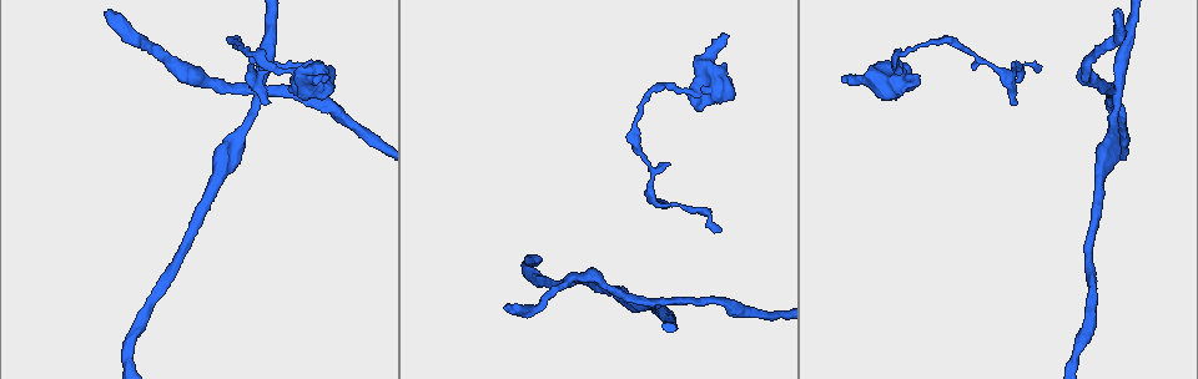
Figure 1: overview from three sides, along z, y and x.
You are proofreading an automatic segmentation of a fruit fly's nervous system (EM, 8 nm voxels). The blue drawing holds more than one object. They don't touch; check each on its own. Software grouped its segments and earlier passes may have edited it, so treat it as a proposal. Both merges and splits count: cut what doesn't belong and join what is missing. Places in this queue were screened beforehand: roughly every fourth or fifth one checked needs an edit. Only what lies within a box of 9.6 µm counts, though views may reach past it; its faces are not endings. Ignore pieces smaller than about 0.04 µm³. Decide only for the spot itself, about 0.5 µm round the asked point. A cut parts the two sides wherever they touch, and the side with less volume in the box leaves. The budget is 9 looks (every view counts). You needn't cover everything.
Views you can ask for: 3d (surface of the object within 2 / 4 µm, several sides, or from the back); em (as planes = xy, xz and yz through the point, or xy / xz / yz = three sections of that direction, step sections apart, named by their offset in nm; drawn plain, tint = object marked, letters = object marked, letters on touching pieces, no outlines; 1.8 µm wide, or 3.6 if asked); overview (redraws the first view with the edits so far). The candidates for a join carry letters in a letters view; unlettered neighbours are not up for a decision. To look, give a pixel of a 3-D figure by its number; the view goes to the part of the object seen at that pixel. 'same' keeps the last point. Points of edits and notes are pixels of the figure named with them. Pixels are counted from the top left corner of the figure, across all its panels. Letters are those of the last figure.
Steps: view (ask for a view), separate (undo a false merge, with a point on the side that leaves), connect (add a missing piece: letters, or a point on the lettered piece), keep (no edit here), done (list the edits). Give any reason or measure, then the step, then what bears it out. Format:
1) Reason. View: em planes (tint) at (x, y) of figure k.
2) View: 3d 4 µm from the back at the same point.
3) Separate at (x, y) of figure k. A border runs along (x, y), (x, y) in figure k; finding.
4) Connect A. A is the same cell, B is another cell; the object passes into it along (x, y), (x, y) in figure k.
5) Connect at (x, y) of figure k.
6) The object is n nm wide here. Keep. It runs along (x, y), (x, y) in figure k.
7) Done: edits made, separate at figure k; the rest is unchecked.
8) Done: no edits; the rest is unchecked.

An open end. View: em planes (letters) at (1039, 69) of figure 1.

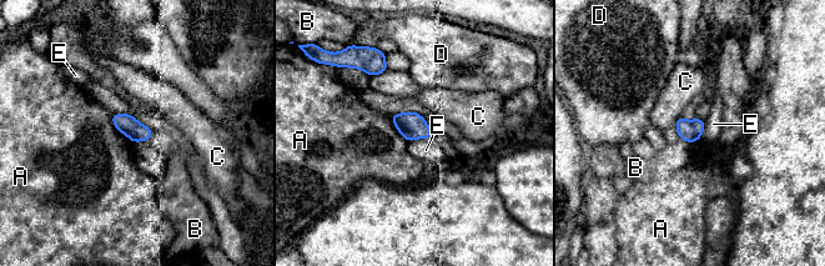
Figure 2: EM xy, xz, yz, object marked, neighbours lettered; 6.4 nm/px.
The longest contact is with A, 240 nm. Keep. A, B, C, D and E are other cells; a border runs along (429, 137), (413, 139), (408, 142) in figure 2; none of them fits.

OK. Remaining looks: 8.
Branch stops here. View: 3d 4 µm at (511, 306) of figure 1.

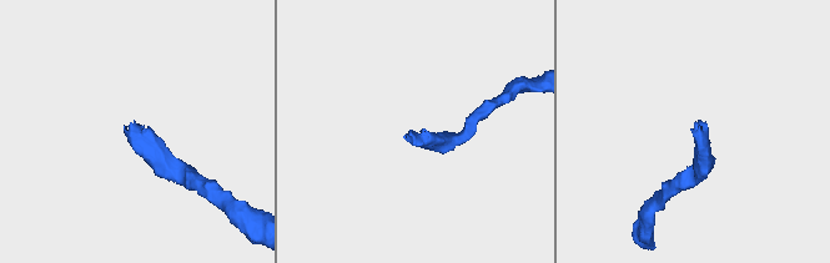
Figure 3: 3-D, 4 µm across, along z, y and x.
View: em xy step 16 (tint) at (414, 137) of figure 3.

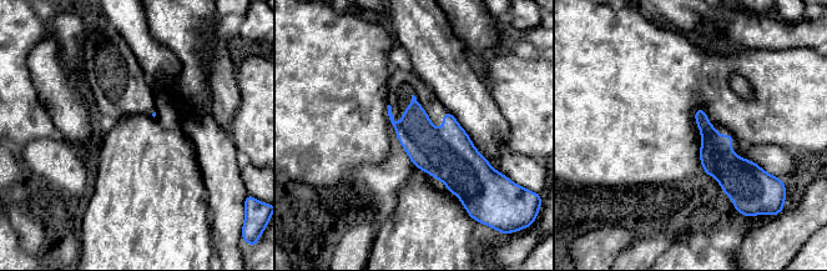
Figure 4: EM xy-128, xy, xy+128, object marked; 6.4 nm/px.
Another direction. View: em planes (letters) at the same point.

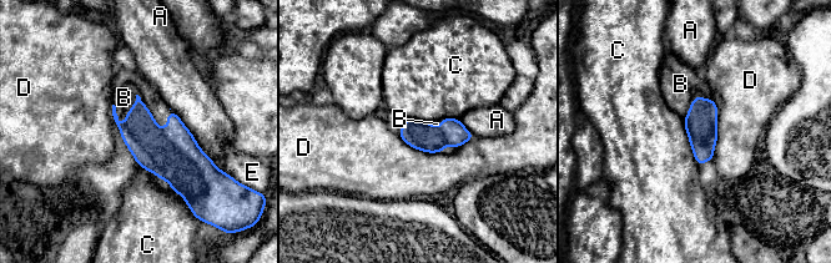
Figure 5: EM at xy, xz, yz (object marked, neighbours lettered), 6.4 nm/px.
Connect at (124, 97) of figure 5. B is the same cell, A, C, D and E are other cells; the neuron continues.

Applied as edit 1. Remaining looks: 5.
View: overview.

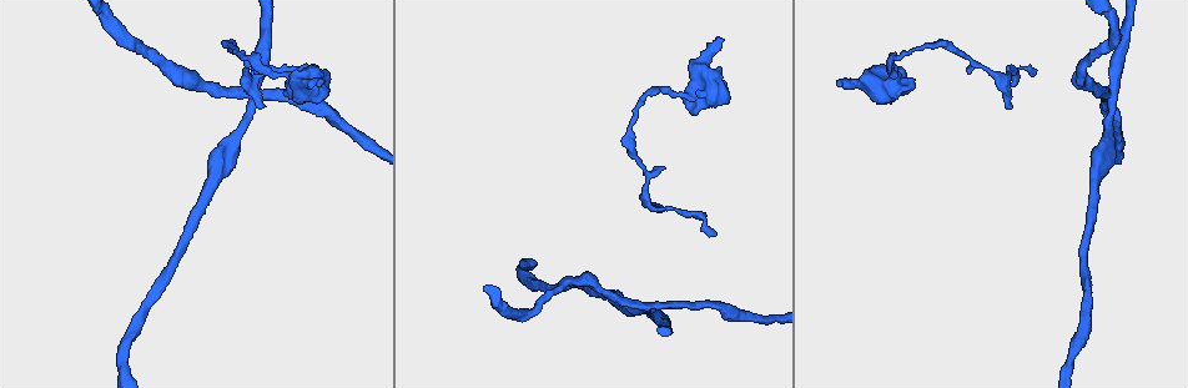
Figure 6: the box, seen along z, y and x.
Four or more arms meet. View: em planes (plain) at (249, 98) of figure 6.

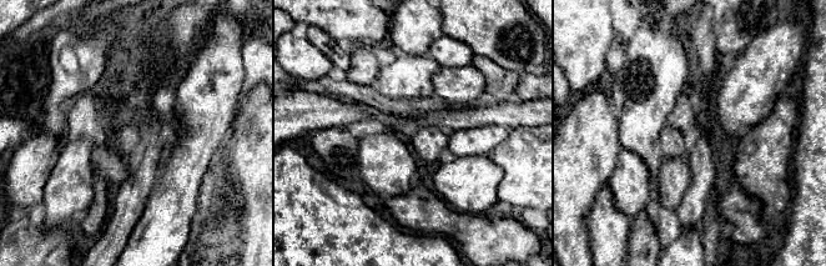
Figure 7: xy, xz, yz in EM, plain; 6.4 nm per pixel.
See the neighbours. View: em planes (letters) at the same point.

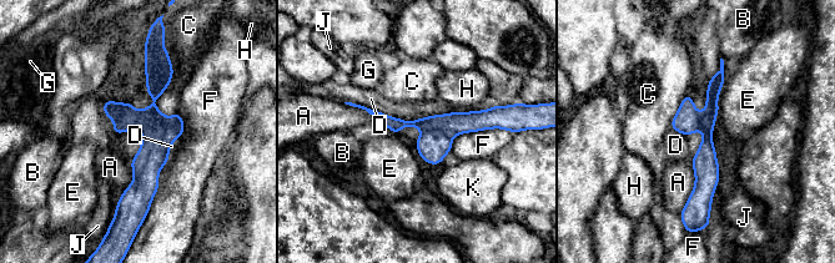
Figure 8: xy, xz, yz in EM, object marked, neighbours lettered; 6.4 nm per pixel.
Separate at (125, 117) of figure 8. A, B, C, D, E, F, G, H, J and K are other cells; the part that leaves runs along (376, 114), (393, 124), (491, 120) in figure 8; a second neuron is stuck on.

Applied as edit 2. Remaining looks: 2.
View: overview.

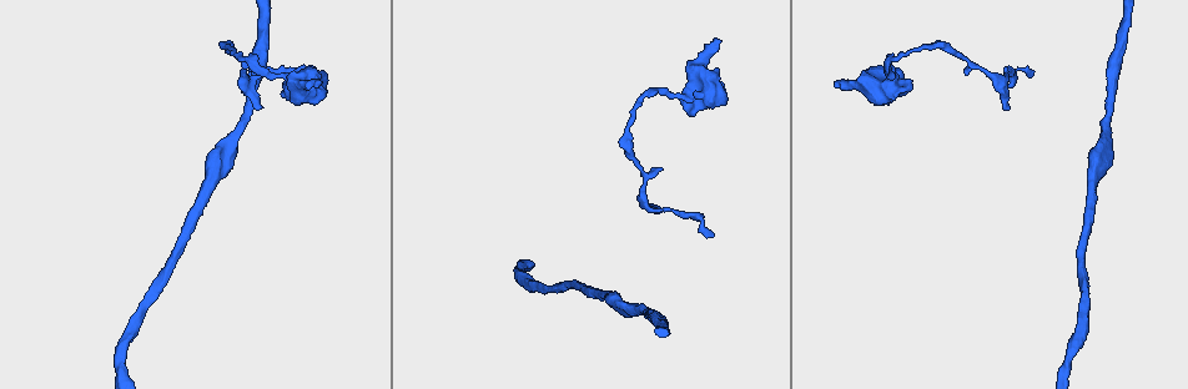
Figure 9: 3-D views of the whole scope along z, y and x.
An open end. View: em planes (letters) at (834, 84) of figure 9.

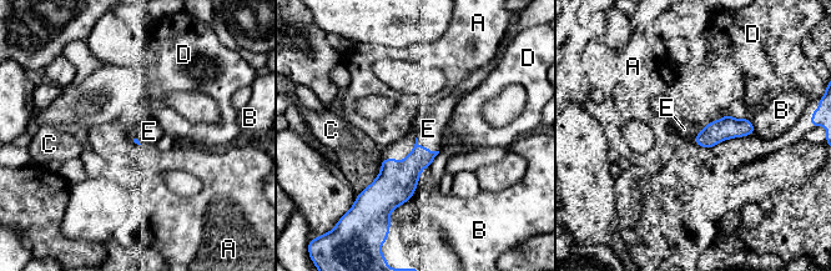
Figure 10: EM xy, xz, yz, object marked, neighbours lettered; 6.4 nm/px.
Connect at (428, 129) of figure 10. E is the same cell, A, B, C and D are other cells; the neuron continues.

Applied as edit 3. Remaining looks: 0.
Done: edits made, connect at figure 5, separate at figure 8, connect at figure 10; the rest is unchecked.

